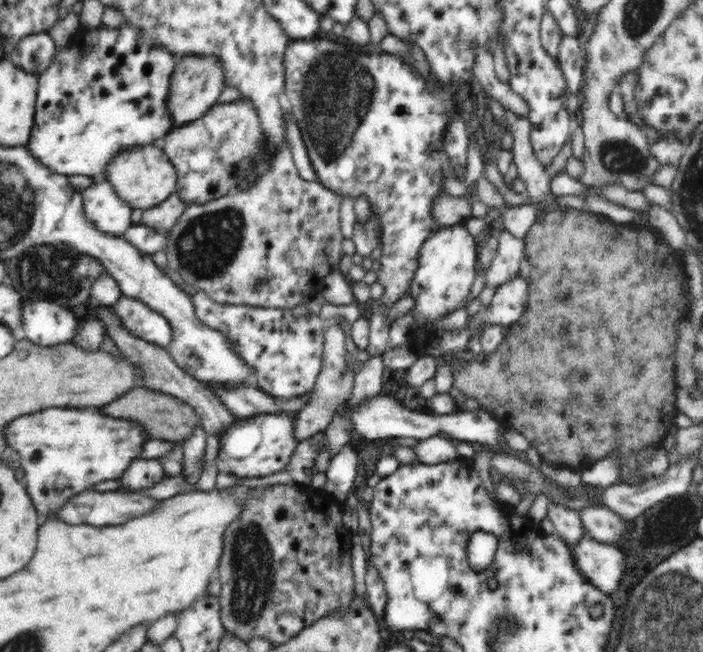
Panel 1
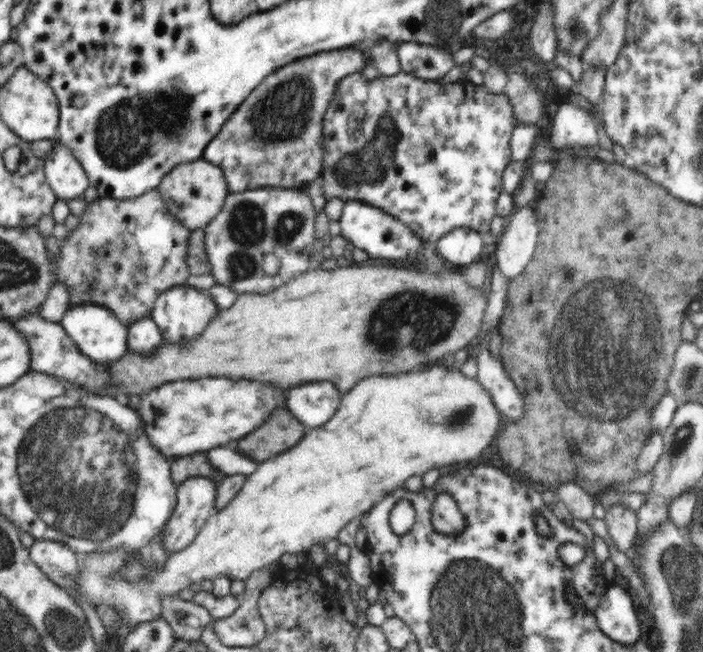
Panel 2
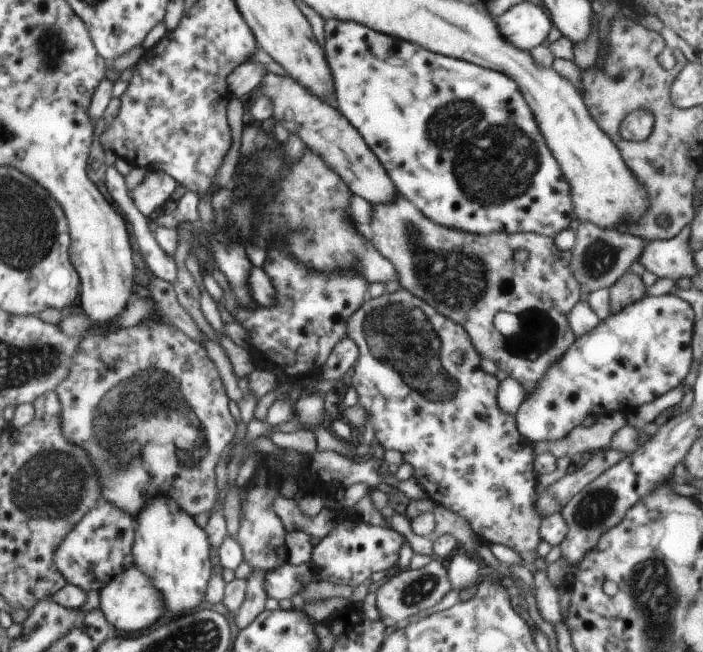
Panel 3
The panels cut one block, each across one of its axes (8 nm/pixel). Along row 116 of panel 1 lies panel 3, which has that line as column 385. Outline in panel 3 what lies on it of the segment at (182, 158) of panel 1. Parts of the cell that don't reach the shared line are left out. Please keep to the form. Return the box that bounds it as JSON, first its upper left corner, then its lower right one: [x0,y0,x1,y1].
[365,192,582,397]

